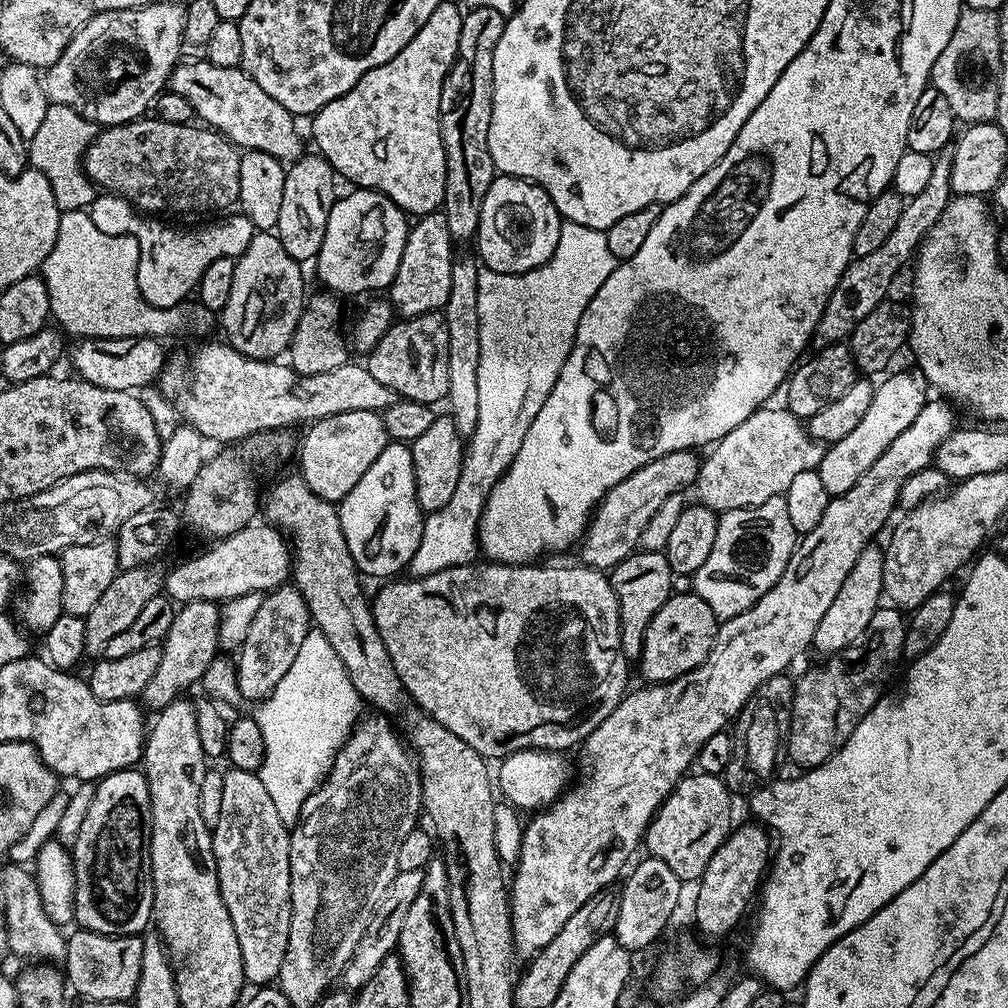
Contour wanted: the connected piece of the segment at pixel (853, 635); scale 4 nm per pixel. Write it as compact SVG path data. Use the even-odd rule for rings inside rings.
M873 542L858 554L858 562L854 562L850 574L846 574L846 582L842 582L842 590L830 602L830 610L822 622L818 622L818 630L814 634L811 647L823 654L843 652L845 648L855 645L860 635L870 626L870 618L874 618L876 609L881 607L884 596L884 548Z

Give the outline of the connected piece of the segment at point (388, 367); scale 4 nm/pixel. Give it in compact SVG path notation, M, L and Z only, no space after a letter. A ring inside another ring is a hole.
M439 311L400 318L367 353L366 367L382 386L390 386L397 397L423 404L439 405L448 395L446 322Z

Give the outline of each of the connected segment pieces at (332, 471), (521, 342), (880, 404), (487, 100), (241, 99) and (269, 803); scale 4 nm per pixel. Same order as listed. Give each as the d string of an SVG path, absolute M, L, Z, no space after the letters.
M350 410L346 414L327 416L315 421L308 430L304 441L301 439L298 444L299 475L303 476L304 483L314 490L314 494L333 502L343 500L354 486L358 486L358 478L370 470L374 458L378 458L390 443L383 415L370 410Z
M564 220L560 225L558 246L554 246L554 254L542 266L538 266L529 272L517 272L515 274L511 272L495 272L489 268L481 267L478 274L478 326L480 327L481 334L481 354L478 361L477 426L474 427L471 436L467 437L462 475L458 477L458 487L454 490L453 496L450 497L450 502L446 502L446 506L442 506L442 510L434 510L427 513L424 517L422 538L418 542L418 550L414 550L414 558L410 565L410 572L413 577L438 574L438 570L446 570L459 564L470 564L477 559L480 519L482 518L482 510L490 498L490 490L494 490L496 483L504 477L510 462L514 462L514 454L518 454L518 450L522 446L522 438L526 438L526 430L530 430L530 422L534 422L534 418L538 418L538 410L542 410L542 406L546 406L546 398L550 394L550 390L554 390L554 382L558 382L558 374L562 374L562 366L572 349L572 343L578 330L578 322L582 318L590 298L594 298L594 294L598 294L602 282L606 282L606 278L610 278L610 274L616 269L617 263L618 261L614 258L614 254L610 254L610 245L606 243L606 231L591 228L590 226L582 226L573 220Z
M911 367L890 376L885 375L882 378L885 379L876 384L873 401L856 429L850 430L846 437L840 438L825 449L817 472L830 498L846 494L862 474L885 453L886 447L914 422L922 406L927 404L930 394L929 382L919 367Z
M490 6L469 7L464 12L462 34L458 38L458 56L444 79L440 95L440 137L444 143L446 158L446 190L442 211L446 226L450 226L453 241L475 241L478 222L482 214L482 202L486 202L486 190L498 173L490 158L490 118L494 94L494 50L498 38L502 38L506 18Z
M207 58L180 62L168 77L167 87L174 94L182 94L190 102L193 113L199 119L201 116L207 127L231 140L237 149L265 152L282 162L299 160L305 155L306 148L296 133L297 121L292 113L274 102L241 67L214 66Z
M241 768L224 772L222 782L222 814L212 828L212 845L218 870L218 886L222 902L230 912L238 946L242 946L244 979L252 986L268 986L279 977L282 958L286 958L286 942L290 938L290 828L282 822L274 798L266 794L259 775Z

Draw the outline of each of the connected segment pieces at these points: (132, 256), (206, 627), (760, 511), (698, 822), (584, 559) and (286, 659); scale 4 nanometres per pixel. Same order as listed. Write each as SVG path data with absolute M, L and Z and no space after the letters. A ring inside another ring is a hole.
M87 211L63 213L54 250L50 250L42 265L42 279L50 294L51 319L69 337L86 340L174 335L188 320L185 309L155 308L145 302L138 290L139 257L134 237L102 234Z
M197 600L187 605L188 616L181 615L178 630L173 630L162 641L162 662L158 674L146 682L142 700L152 710L165 708L170 702L183 697L191 684L199 685L208 672L208 667L218 658L221 651L219 644L219 622L221 609L211 600ZM180 628L180 632L179 632Z
M783 495L762 502L762 506L750 506L730 510L720 516L718 522L718 538L714 538L714 550L710 550L710 558L702 562L694 577L694 591L703 598L706 606L714 610L717 621L723 622L742 614L742 610L752 608L762 594L769 592L778 582L782 570L786 570L786 562L790 562L792 552L798 543L798 534L794 530L794 522L790 522L790 510L786 508Z
M697 771L696 776L685 774L656 811L648 831L644 833L643 847L648 847L647 855L654 860L666 862L682 882L699 881L706 870L706 862L714 858L714 850L722 846L728 833L734 827L732 820L732 796L727 783L721 777L708 776Z
M695 451L671 452L662 454L662 458L654 458L654 462L646 462L646 466L634 470L630 478L622 478L618 486L611 488L600 499L593 512L588 531L578 544L579 563L589 568L611 570L637 551L646 522L654 518L656 511L662 510L662 502L666 502L670 494L684 492L695 485L701 463L701 457Z
M285 582L278 588L272 589L265 595L264 601L258 606L258 612L254 615L254 620L246 633L246 638L241 642L238 655L235 657L236 665L236 686L241 697L245 696L248 700L263 701L265 696L271 694L282 682L282 674L290 670L294 658L298 658L298 650L302 650L302 642L306 634L310 631L310 617L308 607L302 598L302 594L291 583Z

